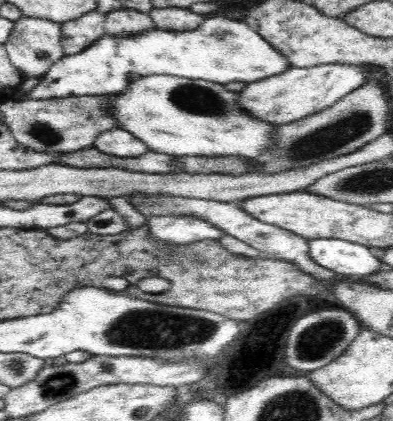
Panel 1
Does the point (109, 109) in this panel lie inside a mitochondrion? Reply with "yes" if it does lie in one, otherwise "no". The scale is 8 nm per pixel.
no

